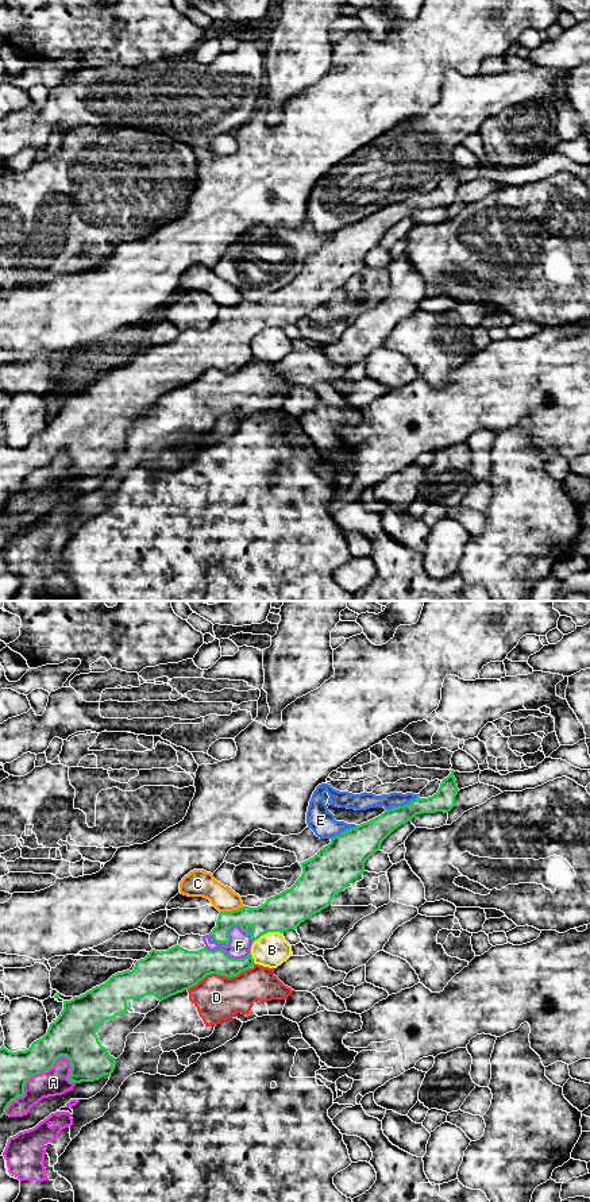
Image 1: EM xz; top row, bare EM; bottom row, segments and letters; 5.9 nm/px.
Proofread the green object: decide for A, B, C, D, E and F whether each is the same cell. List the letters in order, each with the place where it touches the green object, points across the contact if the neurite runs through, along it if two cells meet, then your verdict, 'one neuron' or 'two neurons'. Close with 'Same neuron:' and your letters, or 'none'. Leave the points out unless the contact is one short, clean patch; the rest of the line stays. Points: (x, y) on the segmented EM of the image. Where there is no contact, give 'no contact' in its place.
A: meets green in xz at (30, 1077); two neurons
B: meets green in xz at (266, 932); two neurons
C: meets green in xz at (232, 910); two neurons
D: meets green in xz at (219, 974); two neurons
E: meets green in xz at (401, 806); two neurons
F: meets green in xz at (227, 932); one neuron
Same neuron: F

